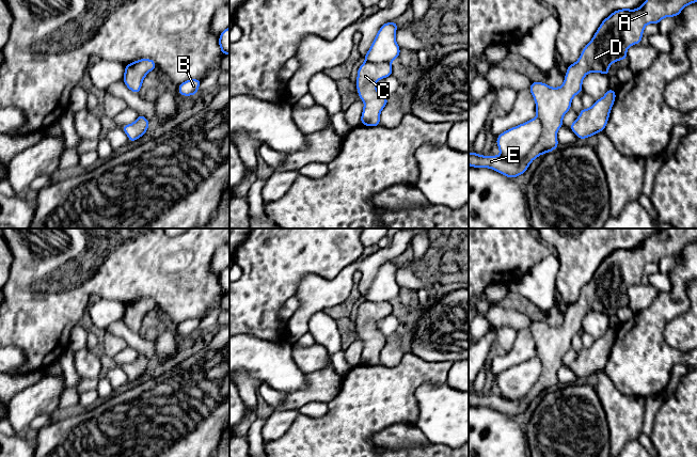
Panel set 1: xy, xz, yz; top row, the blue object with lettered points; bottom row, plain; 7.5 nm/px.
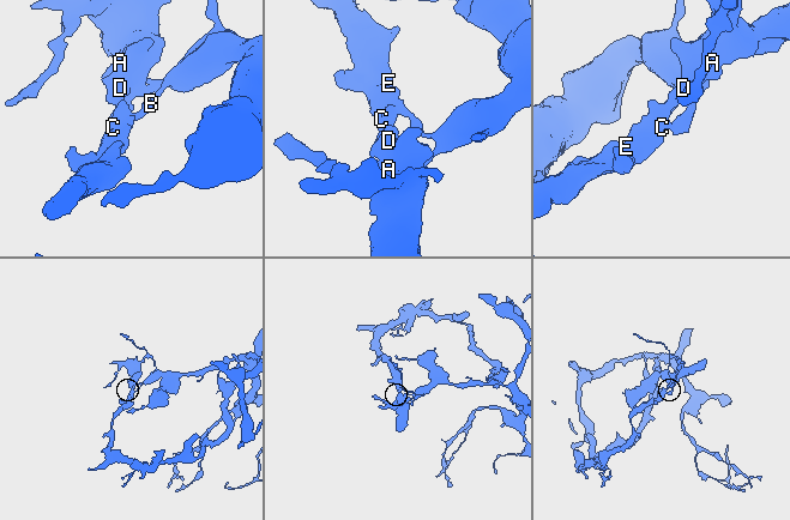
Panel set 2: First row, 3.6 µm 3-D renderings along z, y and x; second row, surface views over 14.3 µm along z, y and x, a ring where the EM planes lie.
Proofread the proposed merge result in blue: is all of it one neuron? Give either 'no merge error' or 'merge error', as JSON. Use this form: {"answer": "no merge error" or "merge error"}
{"answer": "merge error"}

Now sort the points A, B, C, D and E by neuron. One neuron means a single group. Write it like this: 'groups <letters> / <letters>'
groups A C D E / B

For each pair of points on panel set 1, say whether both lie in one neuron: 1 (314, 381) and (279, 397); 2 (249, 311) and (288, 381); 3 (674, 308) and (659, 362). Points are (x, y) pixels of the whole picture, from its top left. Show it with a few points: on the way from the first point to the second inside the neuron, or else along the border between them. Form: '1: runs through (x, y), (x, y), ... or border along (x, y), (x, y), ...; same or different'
1: border along (287, 393), (284, 400), (274, 409); different
2: border along (240, 333), (263, 336), (271, 341), (286, 341); different
3: runs through (660, 320), (656, 324), (656, 348); same

